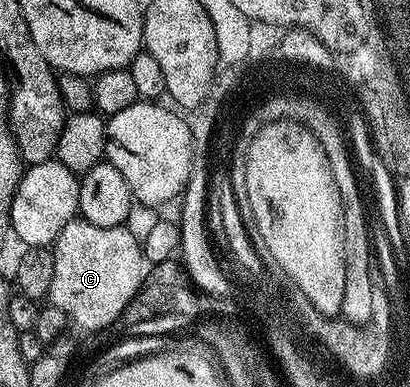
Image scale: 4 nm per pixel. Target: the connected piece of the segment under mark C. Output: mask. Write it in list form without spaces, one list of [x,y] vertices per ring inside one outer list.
[[[76,219],[70,221],[61,231],[61,235],[57,235],[57,239],[53,242],[53,283],[51,284],[51,292],[49,294],[50,304],[55,305],[61,311],[65,311],[68,322],[72,326],[80,325],[83,329],[103,329],[111,327],[119,317],[122,317],[126,311],[126,305],[134,299],[139,293],[138,283],[139,277],[143,277],[143,272],[149,268],[147,257],[143,253],[143,246],[138,236],[134,237],[130,233],[130,228],[118,225],[117,227],[93,227],[93,223]]]

